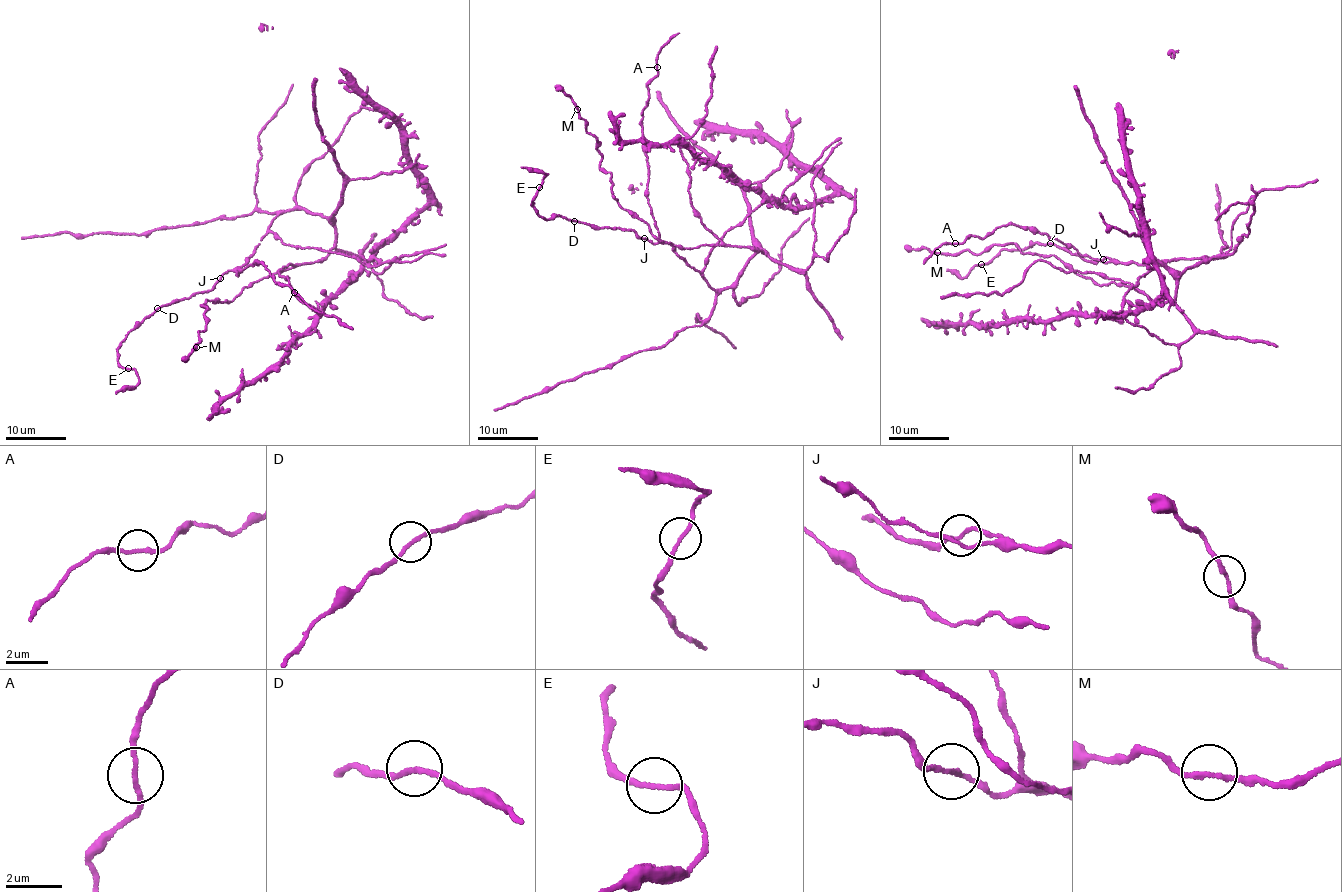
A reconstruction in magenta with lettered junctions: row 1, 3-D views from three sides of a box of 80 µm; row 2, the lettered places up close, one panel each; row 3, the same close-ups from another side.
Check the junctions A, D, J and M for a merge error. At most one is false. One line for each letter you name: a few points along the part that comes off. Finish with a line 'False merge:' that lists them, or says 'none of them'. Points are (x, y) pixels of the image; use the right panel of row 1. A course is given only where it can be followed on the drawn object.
False merge: none of them

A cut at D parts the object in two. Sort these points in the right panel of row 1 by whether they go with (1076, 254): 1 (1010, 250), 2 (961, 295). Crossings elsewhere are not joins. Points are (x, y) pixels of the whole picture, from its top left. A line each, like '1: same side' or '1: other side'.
1: other side
2: same side

